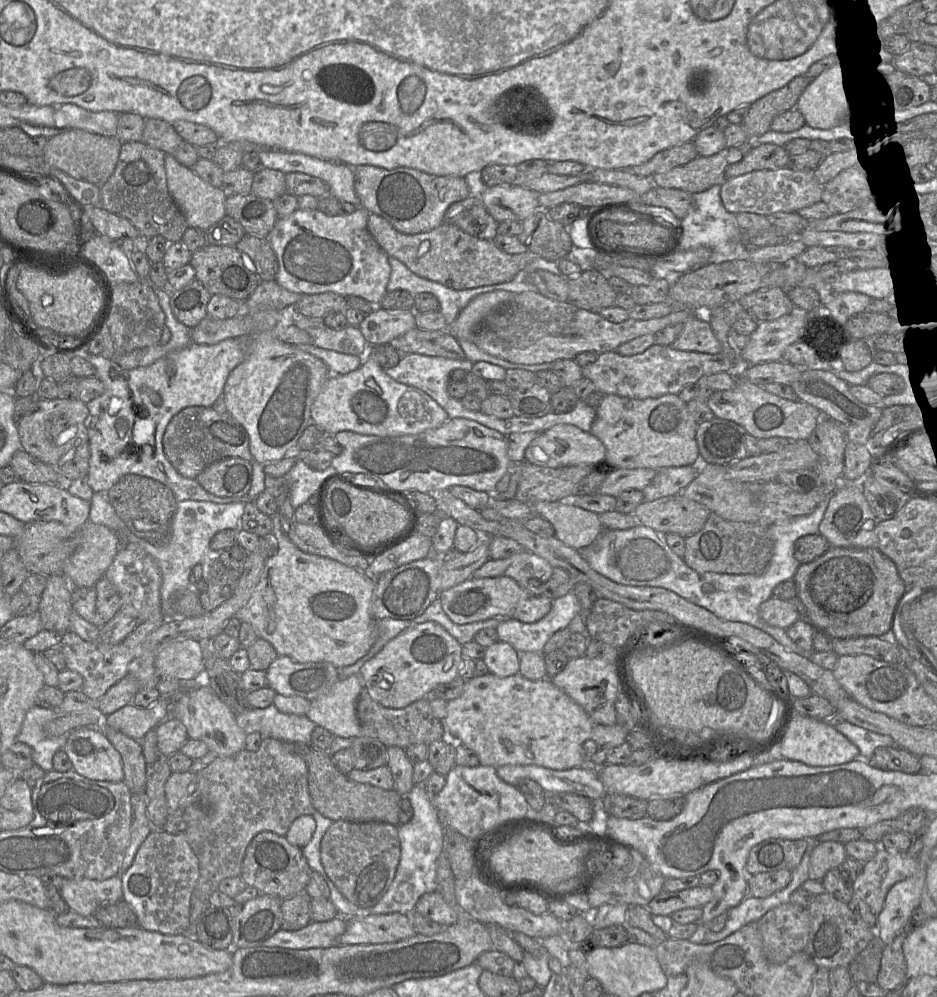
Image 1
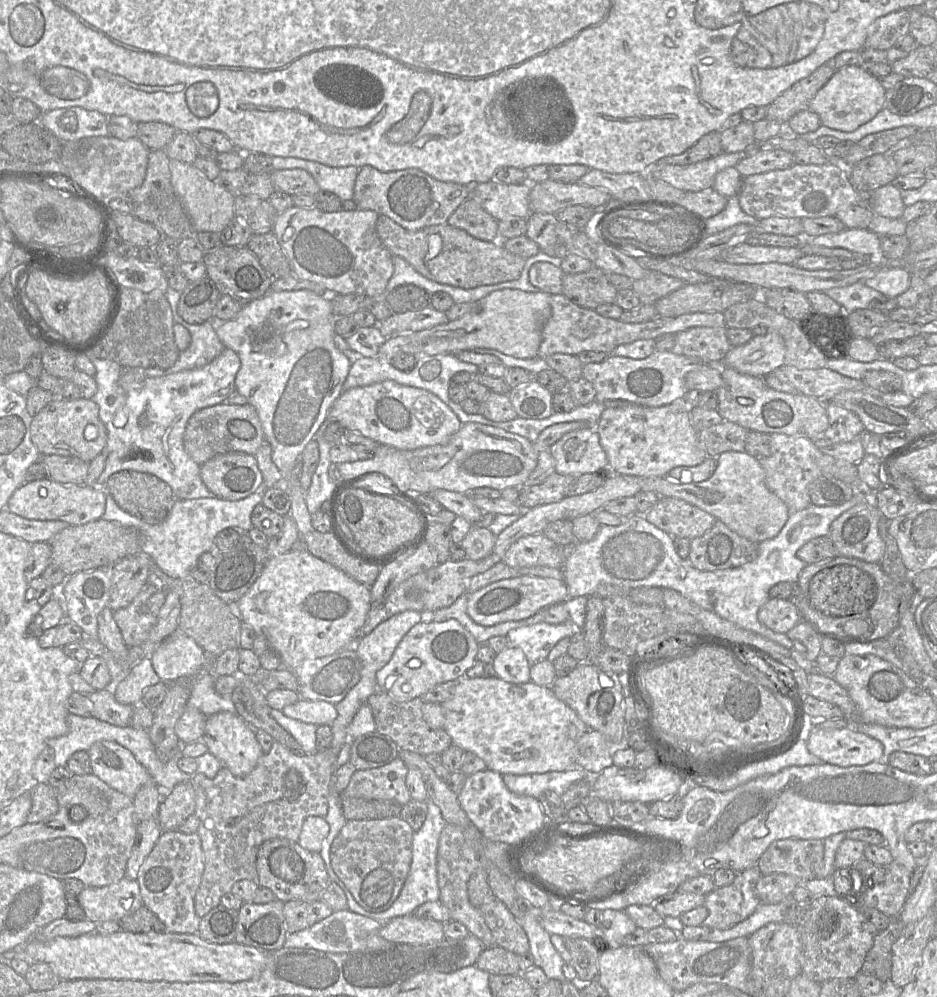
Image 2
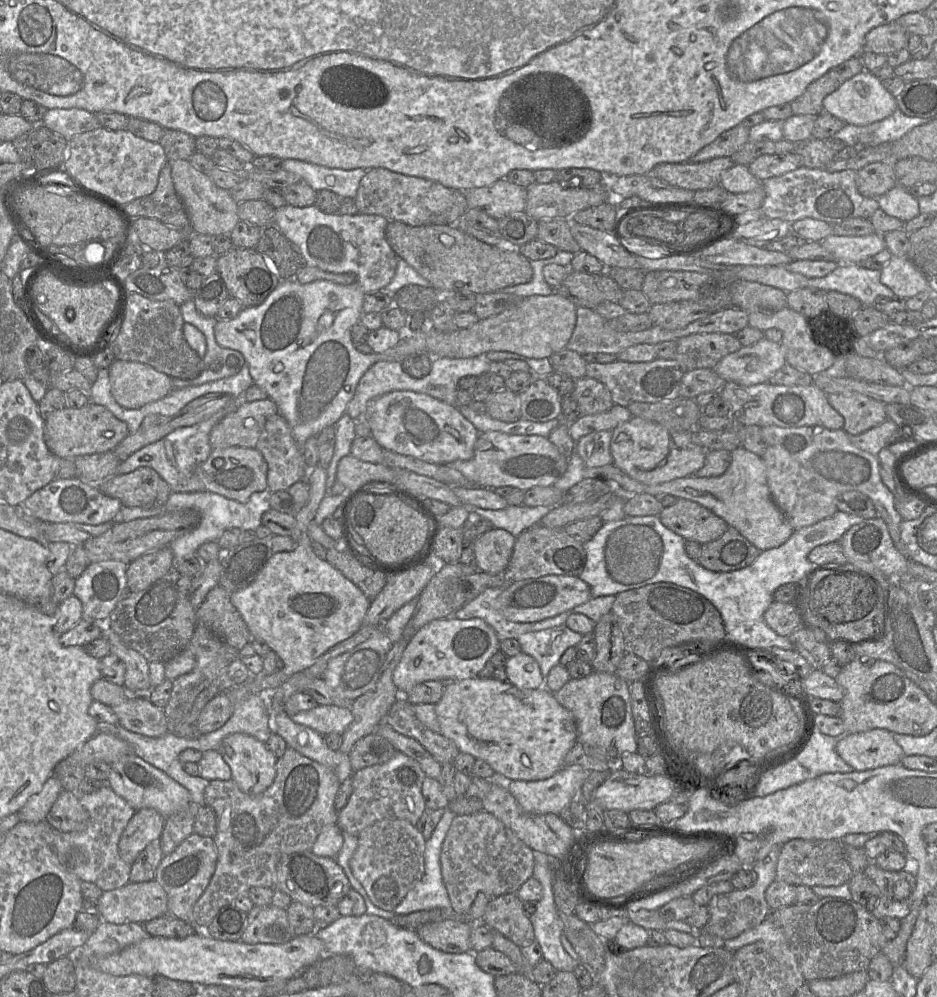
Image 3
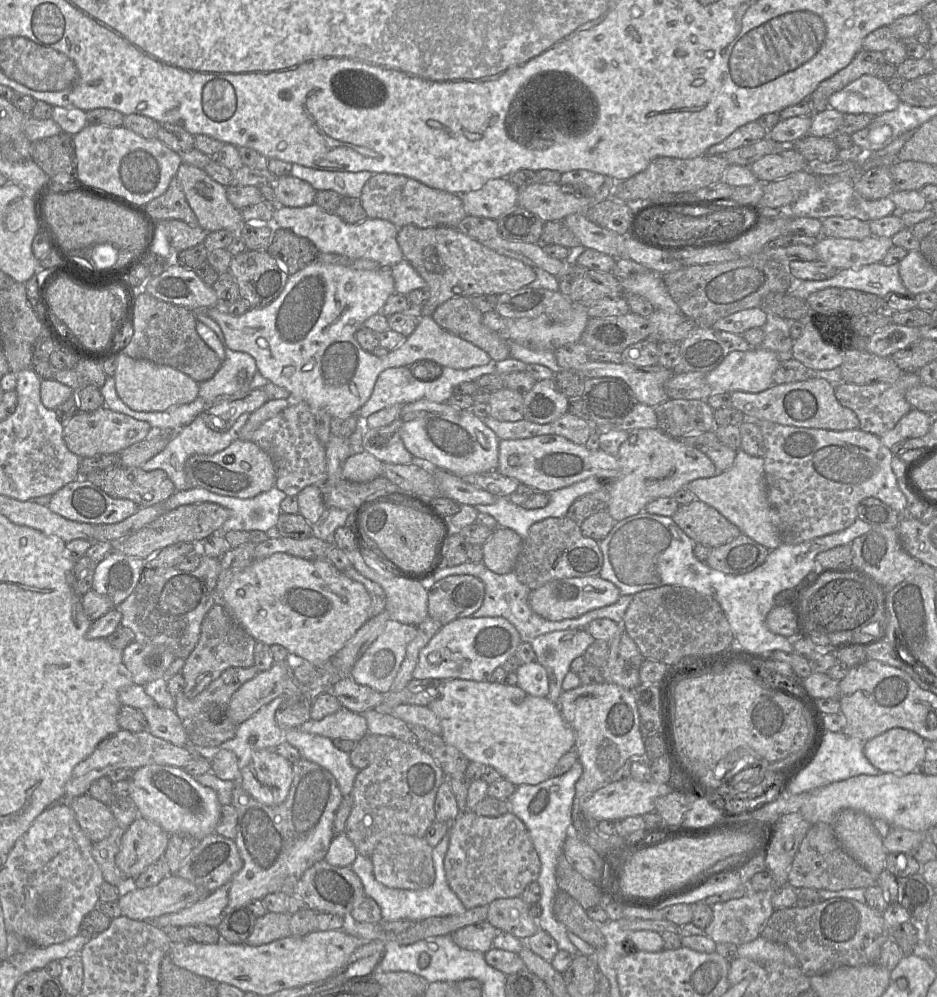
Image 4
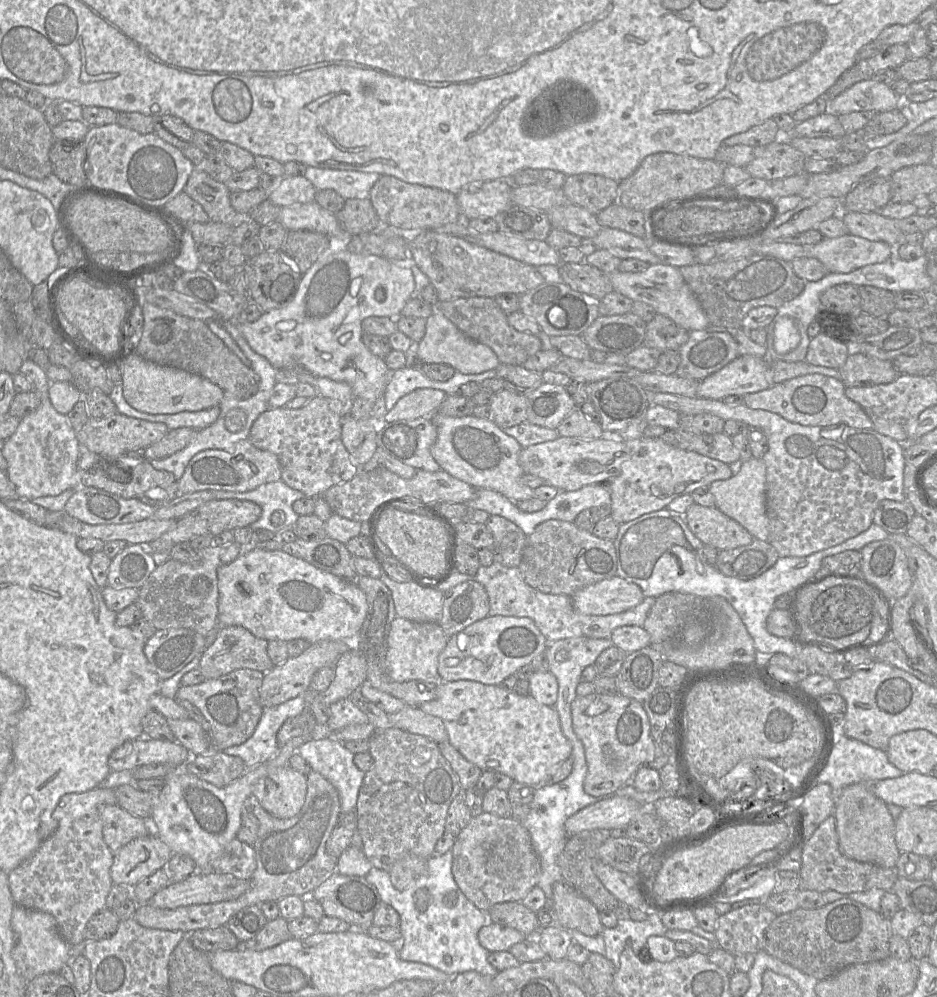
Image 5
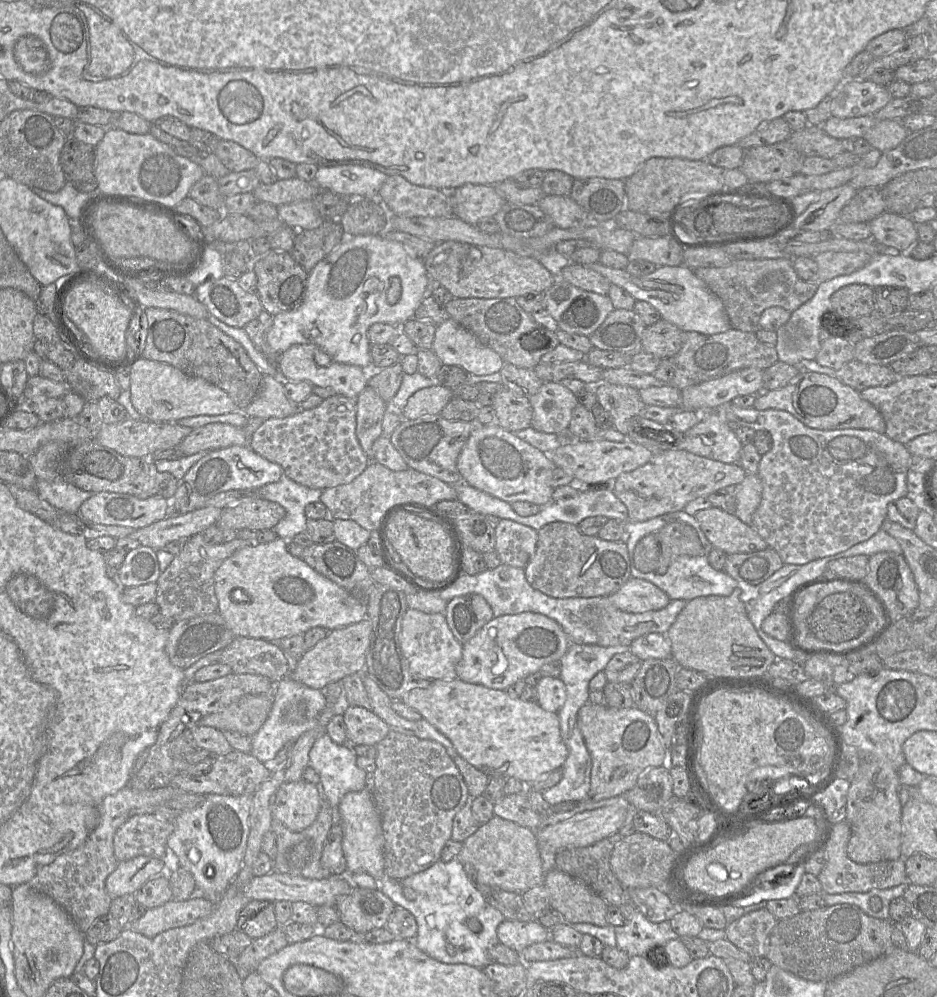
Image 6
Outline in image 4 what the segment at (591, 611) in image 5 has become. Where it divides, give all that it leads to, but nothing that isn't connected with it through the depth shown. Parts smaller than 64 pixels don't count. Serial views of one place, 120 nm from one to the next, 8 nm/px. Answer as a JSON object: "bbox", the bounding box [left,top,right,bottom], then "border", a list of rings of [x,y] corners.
{"bbox":[528,576,621,621],"border":[[[599,576],[553,580],[530,590],[528,603],[531,609],[546,620],[556,621],[577,618],[591,610],[615,603],[621,594],[617,586]]]}

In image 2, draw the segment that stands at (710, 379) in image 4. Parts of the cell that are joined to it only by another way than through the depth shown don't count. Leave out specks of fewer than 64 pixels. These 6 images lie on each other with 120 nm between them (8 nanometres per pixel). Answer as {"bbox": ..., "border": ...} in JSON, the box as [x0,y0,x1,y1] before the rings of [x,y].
{"bbox":[723,328,785,377],"border":[[[770,328],[765,335],[753,336],[744,345],[730,349],[723,365],[754,377],[764,377],[785,364],[785,342]]]}

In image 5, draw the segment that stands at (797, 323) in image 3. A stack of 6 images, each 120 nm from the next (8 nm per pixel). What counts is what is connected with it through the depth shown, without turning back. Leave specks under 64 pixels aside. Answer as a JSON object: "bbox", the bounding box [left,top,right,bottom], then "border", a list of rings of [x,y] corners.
{"bbox":[805,332,851,369],"border":[[[820,332],[811,339],[805,361],[815,366],[839,369],[851,353],[849,341],[850,337],[842,342]]]}

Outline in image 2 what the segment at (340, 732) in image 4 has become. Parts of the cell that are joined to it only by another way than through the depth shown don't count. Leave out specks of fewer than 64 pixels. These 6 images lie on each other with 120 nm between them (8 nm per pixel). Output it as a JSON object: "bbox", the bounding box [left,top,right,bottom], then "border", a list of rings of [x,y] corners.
{"bbox":[281,699,338,726],"border":[[[302,699],[294,704],[285,706],[281,712],[291,719],[311,723],[316,726],[331,726],[338,716],[335,705],[331,703]]]}

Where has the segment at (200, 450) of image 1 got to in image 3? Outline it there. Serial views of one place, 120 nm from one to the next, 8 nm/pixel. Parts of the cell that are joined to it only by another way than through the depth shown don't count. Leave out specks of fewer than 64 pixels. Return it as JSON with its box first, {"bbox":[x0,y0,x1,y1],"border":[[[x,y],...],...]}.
{"bbox":[212,398,277,450],"border":[[[269,398],[241,404],[212,428],[212,450],[232,446],[255,448],[267,419],[276,413],[277,405]]]}

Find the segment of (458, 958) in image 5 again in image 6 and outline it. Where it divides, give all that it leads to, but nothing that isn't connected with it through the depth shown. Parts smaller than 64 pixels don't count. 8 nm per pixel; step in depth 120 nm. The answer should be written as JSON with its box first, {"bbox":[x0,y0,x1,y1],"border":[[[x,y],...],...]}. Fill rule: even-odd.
{"bbox":[378,858,505,969],"border":[[[457,858],[449,862],[439,860],[428,869],[401,881],[384,875],[378,880],[378,889],[396,905],[408,910],[415,917],[418,932],[413,942],[426,955],[442,963],[466,964],[479,969],[491,964],[488,951],[498,943],[497,928],[500,923],[505,921],[505,917],[487,902],[486,898],[467,876]],[[403,887],[415,890],[416,898],[414,900],[406,899],[402,893]]]}

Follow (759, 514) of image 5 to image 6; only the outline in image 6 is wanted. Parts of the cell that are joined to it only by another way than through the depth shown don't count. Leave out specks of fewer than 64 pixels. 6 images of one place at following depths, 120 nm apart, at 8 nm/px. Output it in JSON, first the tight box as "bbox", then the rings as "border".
{"bbox":[734,474,762,525],"border":[[[747,474],[735,486],[736,510],[734,514],[744,523],[751,525],[753,514],[762,497],[762,483],[758,474]]]}

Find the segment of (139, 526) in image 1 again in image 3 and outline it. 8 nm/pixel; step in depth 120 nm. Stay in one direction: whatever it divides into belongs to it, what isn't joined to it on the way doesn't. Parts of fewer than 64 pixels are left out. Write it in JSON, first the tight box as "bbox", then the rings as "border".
{"bbox":[96,467,171,509],"border":[[[150,467],[111,475],[96,486],[104,494],[118,499],[122,506],[143,509],[163,506],[171,494],[168,483]]]}

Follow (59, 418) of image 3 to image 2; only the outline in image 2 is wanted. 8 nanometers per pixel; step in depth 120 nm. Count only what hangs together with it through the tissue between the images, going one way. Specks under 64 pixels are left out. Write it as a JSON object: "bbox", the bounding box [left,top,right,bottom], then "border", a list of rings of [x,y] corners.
{"bbox":[30,398,107,462],"border":[[[55,398],[31,421],[30,435],[41,455],[76,457],[85,462],[96,458],[107,443],[107,430],[99,418],[99,407],[91,399]]]}

